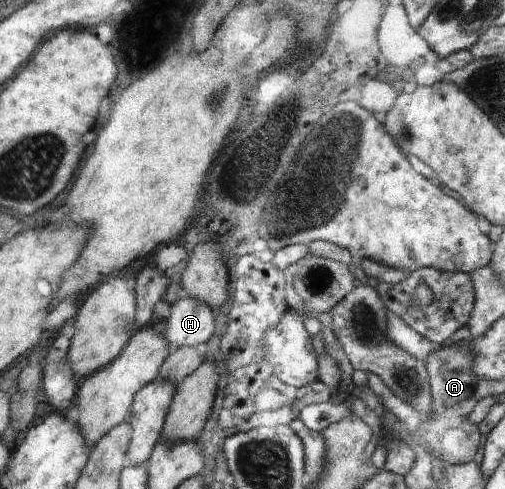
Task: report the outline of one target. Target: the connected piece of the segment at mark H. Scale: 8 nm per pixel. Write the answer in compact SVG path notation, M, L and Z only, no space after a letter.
M182 295L171 306L166 319L167 330L163 335L172 349L201 345L213 335L213 321L215 315L210 304Z

